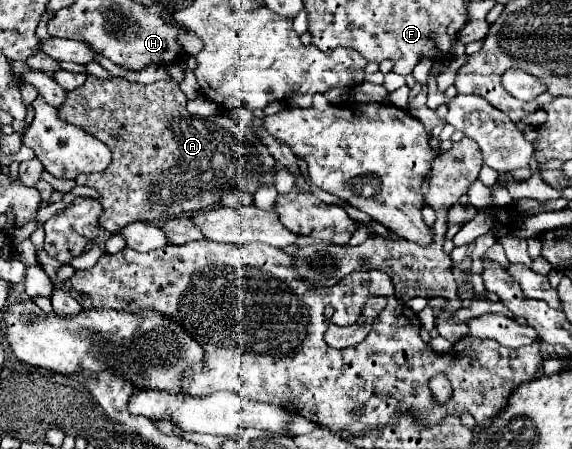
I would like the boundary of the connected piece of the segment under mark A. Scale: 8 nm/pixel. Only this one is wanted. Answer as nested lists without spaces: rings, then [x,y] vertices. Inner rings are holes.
[[[87,76],[85,84],[67,92],[67,98],[65,102],[61,104],[59,108],[59,118],[67,124],[73,124],[73,126],[79,126],[83,128],[87,134],[103,140],[111,152],[113,152],[113,160],[109,164],[109,168],[101,174],[85,174],[85,176],[77,176],[77,184],[81,186],[91,186],[99,192],[99,202],[103,206],[103,212],[99,216],[99,226],[111,234],[115,234],[117,230],[123,228],[123,224],[129,224],[129,222],[137,222],[137,220],[145,220],[145,222],[151,222],[151,220],[169,220],[169,216],[179,216],[181,212],[199,212],[199,210],[207,210],[207,208],[213,208],[219,204],[219,198],[223,194],[223,190],[229,190],[237,184],[241,186],[247,186],[251,192],[257,190],[259,184],[273,184],[273,156],[269,154],[269,150],[259,142],[259,138],[249,130],[249,128],[243,128],[243,126],[237,126],[229,116],[225,114],[215,114],[215,116],[209,116],[209,118],[201,118],[201,116],[191,116],[185,108],[187,104],[187,98],[185,94],[177,88],[179,84],[173,82],[173,80],[161,80],[161,82],[153,82],[153,84],[137,84],[137,82],[129,82],[125,78],[107,78],[107,80],[101,80],[97,76]]]

